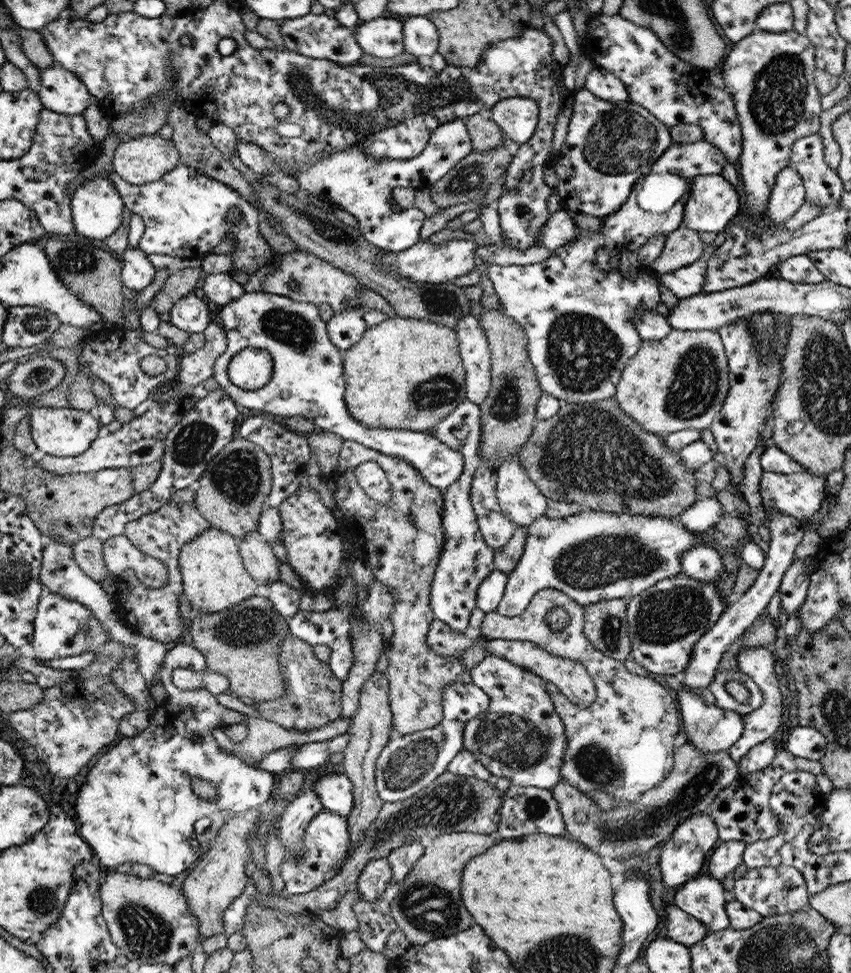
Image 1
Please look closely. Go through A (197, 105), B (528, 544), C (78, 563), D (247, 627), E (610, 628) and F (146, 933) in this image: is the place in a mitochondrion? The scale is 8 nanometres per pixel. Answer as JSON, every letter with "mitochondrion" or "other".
{"A":"other","B":"other","C":"other","D":"mitochondrion","E":"mitochondrion","F":"mitochondrion"}

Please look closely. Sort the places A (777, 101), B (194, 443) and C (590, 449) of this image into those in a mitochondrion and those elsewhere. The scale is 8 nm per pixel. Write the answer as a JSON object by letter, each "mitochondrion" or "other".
{"A":"mitochondrion","B":"mitochondrion","C":"mitochondrion"}

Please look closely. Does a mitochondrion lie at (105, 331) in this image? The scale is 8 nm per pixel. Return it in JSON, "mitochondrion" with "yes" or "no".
{"mitochondrion":"no"}

